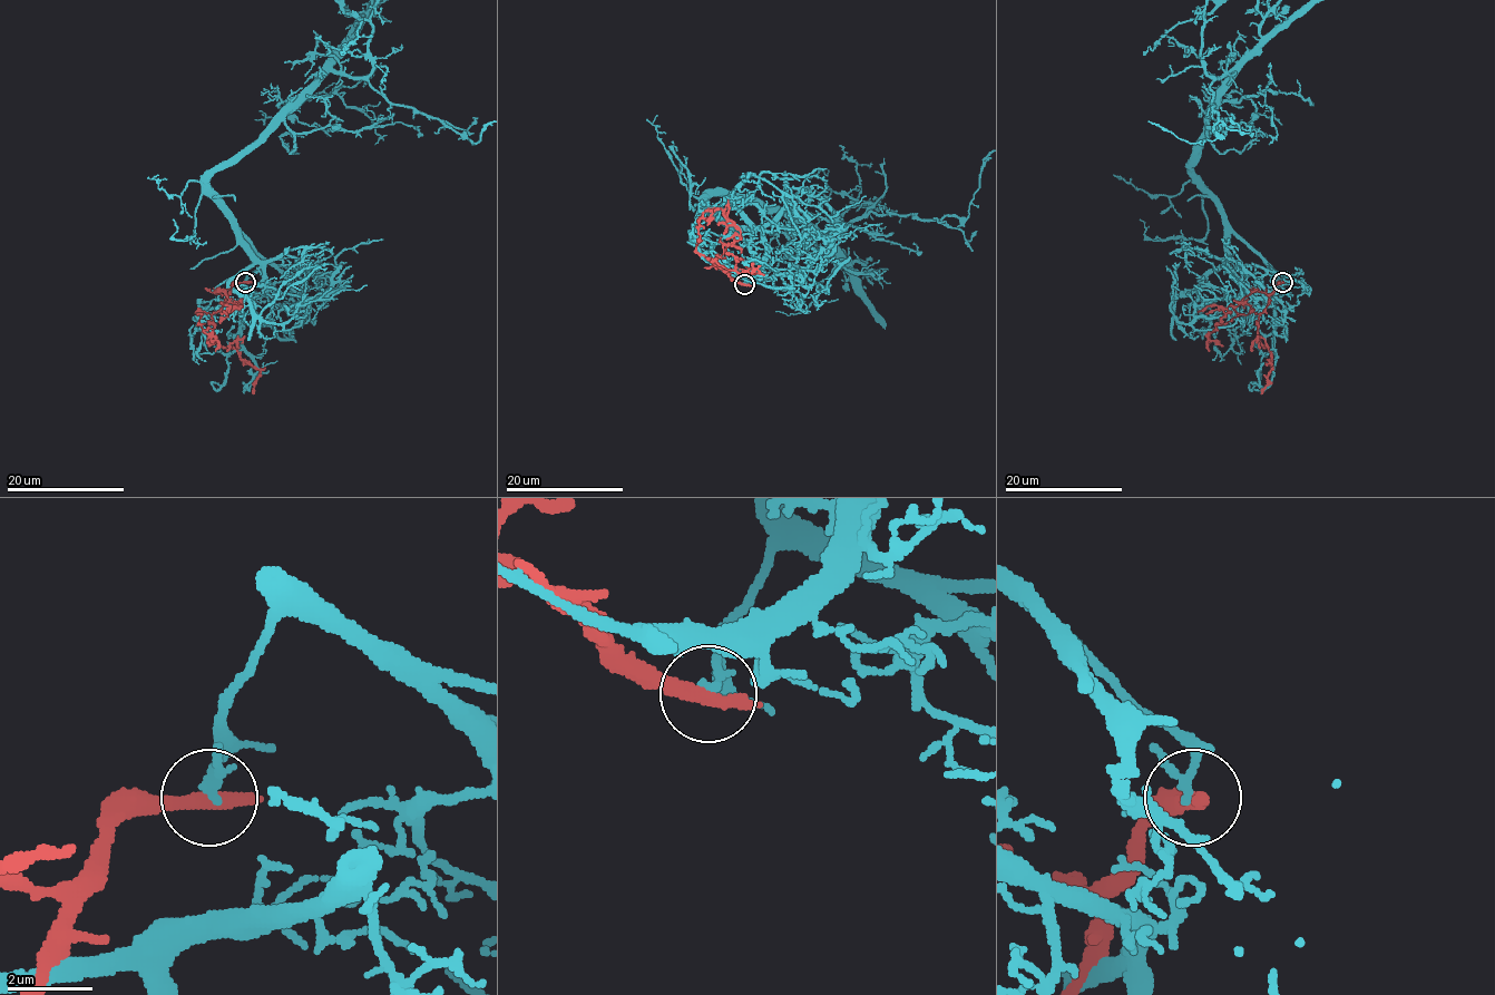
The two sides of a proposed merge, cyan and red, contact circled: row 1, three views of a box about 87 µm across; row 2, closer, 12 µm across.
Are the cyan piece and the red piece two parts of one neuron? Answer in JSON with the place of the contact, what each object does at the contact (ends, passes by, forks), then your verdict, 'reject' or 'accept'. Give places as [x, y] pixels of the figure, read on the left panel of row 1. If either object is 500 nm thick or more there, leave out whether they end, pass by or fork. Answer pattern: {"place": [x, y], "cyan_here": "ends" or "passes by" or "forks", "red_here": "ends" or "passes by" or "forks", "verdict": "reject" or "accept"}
{"place": [245, 282], "cyan_here": "passes by", "red_here": "ends", "verdict": "reject"}

